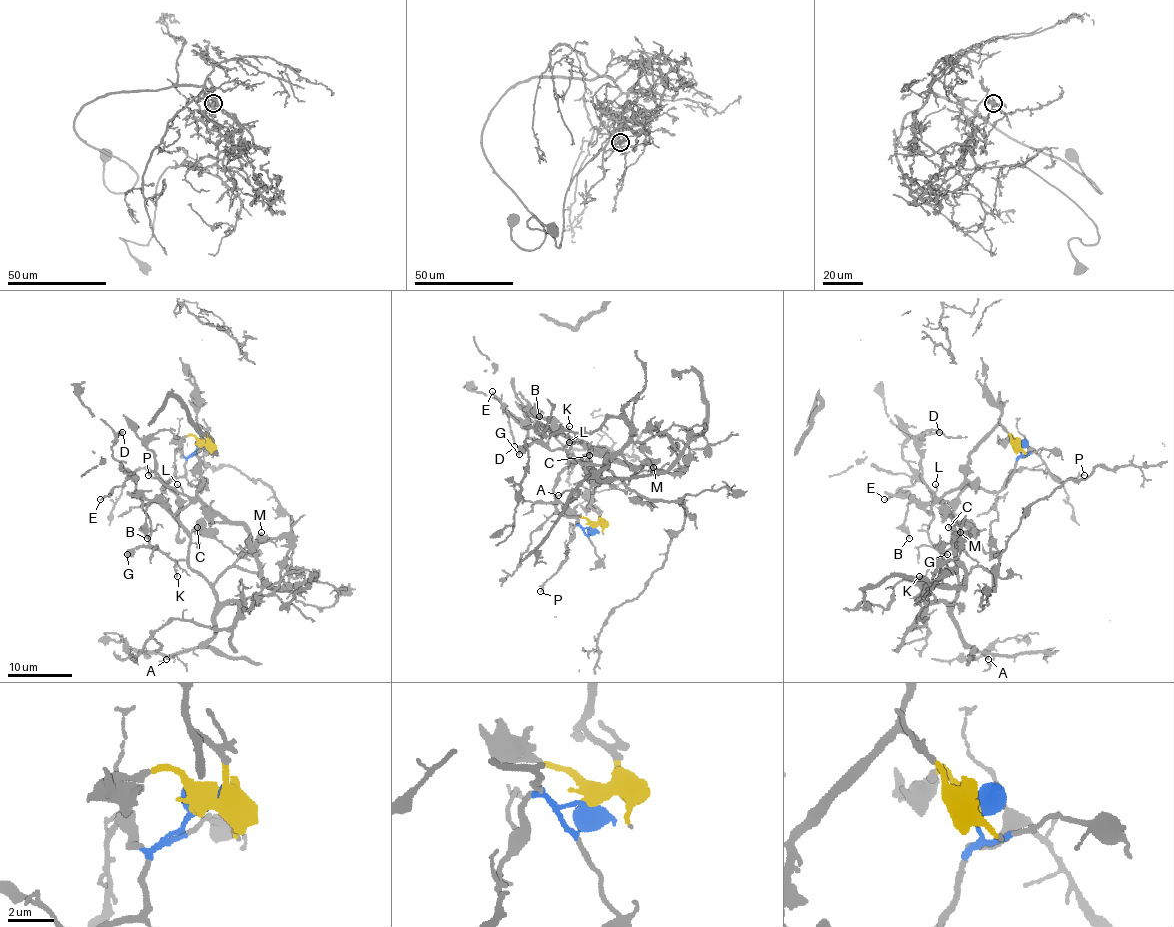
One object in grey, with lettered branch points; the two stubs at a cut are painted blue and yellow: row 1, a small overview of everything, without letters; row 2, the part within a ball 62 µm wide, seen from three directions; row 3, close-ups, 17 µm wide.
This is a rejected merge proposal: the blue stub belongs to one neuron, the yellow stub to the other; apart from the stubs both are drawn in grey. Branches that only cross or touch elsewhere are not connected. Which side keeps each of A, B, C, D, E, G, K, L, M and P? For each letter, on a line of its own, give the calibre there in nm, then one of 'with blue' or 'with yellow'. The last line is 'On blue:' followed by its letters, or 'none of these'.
A: 170 nm | with blue
B: 280 nm | with yellow
C: 280 nm | with blue
D: 170 nm | with blue
E: 200 nm | with blue
G: 550 nm | with blue
K: 130 nm | with blue
L: 150 nm | with yellow
M: 360 nm | with yellow
P: 120 nm | with blue
On blue: A, C, D, E, G, K, P

